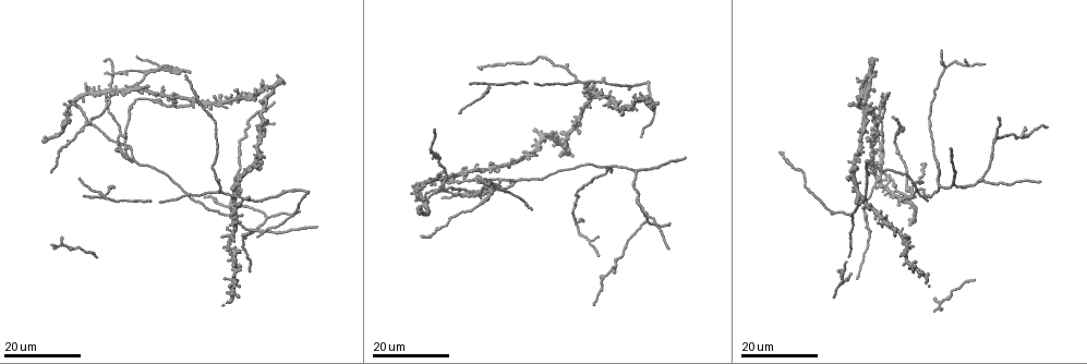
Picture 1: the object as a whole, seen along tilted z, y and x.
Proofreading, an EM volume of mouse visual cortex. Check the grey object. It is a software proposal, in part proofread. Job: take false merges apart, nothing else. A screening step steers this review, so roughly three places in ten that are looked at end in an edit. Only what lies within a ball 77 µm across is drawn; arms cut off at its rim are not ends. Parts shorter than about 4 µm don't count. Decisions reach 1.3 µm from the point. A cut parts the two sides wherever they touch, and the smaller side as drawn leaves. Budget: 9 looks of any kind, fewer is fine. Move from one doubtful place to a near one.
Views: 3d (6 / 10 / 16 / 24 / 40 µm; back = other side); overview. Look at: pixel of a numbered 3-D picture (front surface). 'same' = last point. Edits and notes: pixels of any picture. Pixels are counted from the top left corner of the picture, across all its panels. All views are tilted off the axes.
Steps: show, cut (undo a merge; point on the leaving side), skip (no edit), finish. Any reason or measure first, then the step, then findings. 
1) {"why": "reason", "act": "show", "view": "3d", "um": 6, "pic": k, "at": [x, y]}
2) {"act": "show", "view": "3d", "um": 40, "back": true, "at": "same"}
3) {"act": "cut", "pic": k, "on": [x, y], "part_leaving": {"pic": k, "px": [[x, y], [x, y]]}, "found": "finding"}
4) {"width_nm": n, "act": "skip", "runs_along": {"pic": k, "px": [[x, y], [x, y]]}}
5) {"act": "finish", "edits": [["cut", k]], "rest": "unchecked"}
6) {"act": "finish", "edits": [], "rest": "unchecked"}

{"why": "branch point", "act": "show", "view": "3d", "um": 16, "pic": 1, "at": [945, 64]}

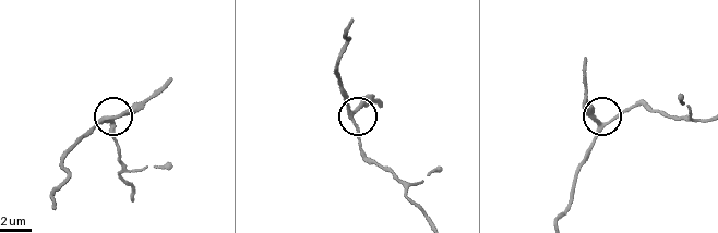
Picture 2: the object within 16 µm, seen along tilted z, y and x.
{"act": "show", "view": "3d", "um": 10, "pic": 2, "at": [351, 115]}

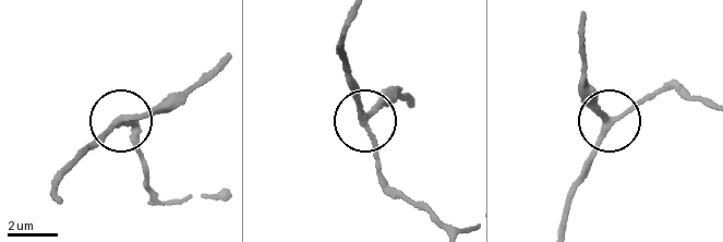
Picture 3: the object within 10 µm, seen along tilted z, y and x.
{"arms": 3, "act": "skip", "found": "continuous, no second cell"}

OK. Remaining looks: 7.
{"why": "three arms meet", "act": "show", "view": "3d", "um": 24, "pic": 1, "at": [638, 203]}

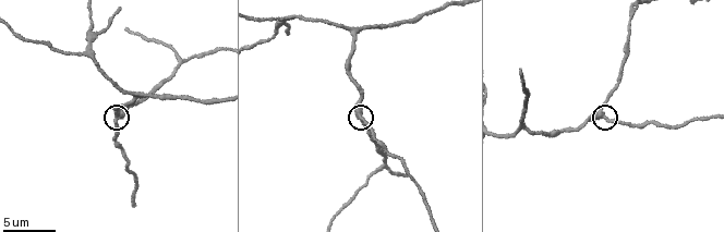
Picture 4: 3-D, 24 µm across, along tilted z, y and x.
{"act": "show", "view": "3d", "um": 10, "pic": 4, "at": [601, 110]}

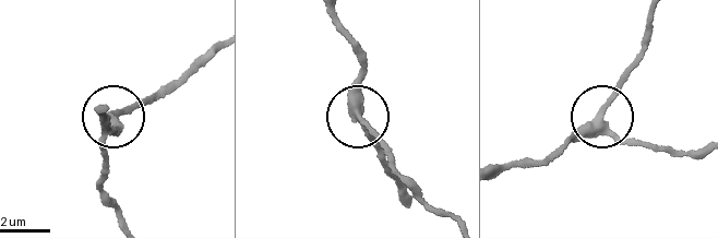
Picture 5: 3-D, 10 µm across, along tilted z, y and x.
{"act": "show", "view": "3d", "um": 6, "pic": 5, "at": [357, 113]}

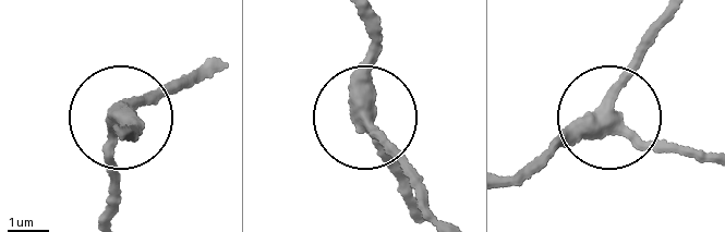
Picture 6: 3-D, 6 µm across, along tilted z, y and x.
{"act": "skip", "runs_along": {"pic": 6, "px": [[509, 178], [616, 117], [703, 157]]}, "found": "all the same cell"}

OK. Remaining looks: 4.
{"why": "side arm on a straight run", "act": "show", "view": "3d", "um": 16, "pic": 1, "at": [596, 82]}

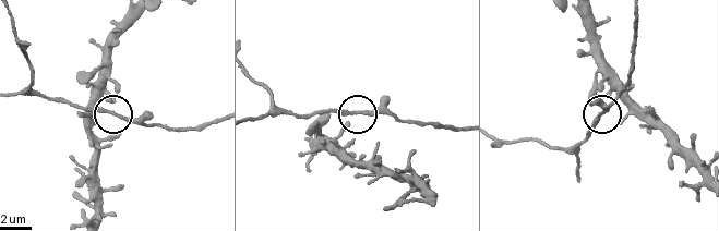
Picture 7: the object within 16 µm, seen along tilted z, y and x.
{"act": "show", "view": "3d", "um": 10, "pic": 7, "at": [348, 112]}

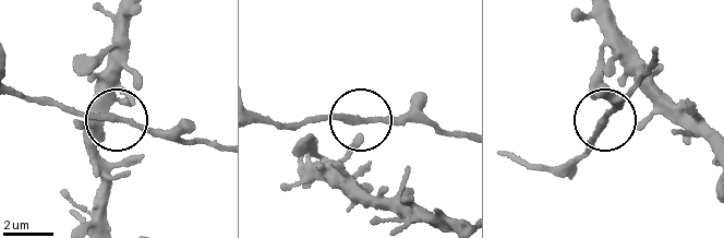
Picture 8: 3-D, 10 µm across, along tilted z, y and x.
{"arms": 3, "act": "skip", "found": "one cell here"}

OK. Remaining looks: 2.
{"why": "looks like a crossing", "act": "show", "view": "3d", "um": 24, "pic": 1, "at": [484, 184]}

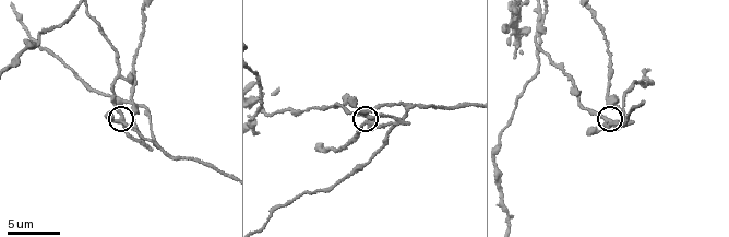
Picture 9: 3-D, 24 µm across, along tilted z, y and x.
{"act": "show", "view": "3d", "um": 10, "pic": 9, "at": [367, 114]}

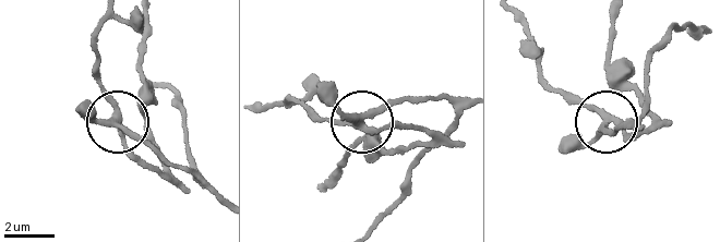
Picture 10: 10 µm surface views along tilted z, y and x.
{"arms": 4, "act": "cut", "pic": 10, "on": [139, 106], "part_leaving": {"pic": 10, "px": [[111, 118], [94, 43], [98, 22]]}, "found": "a second cell is stuck on"}

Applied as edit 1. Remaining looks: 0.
{"act": "finish", "edits": [["cut", 10]], "rest": "unchecked"}

